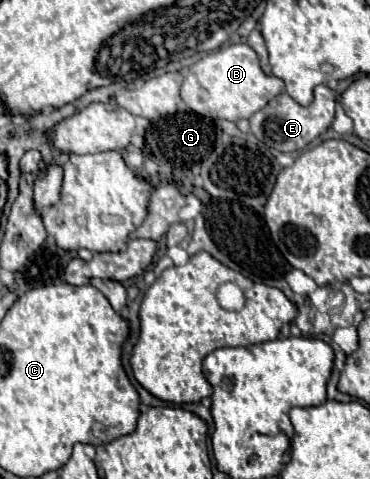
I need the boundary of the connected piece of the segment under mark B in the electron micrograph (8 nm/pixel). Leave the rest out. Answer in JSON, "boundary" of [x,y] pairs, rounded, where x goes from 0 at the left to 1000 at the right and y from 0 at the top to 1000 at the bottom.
{"boundary":[[[619,92],[554,113],[511,142],[489,180],[489,205],[522,234],[543,242],[586,242],[641,255],[700,234],[732,205],[765,192],[765,180],[765,167],[749,159],[722,159],[705,146],[684,100],[668,92]]]}

